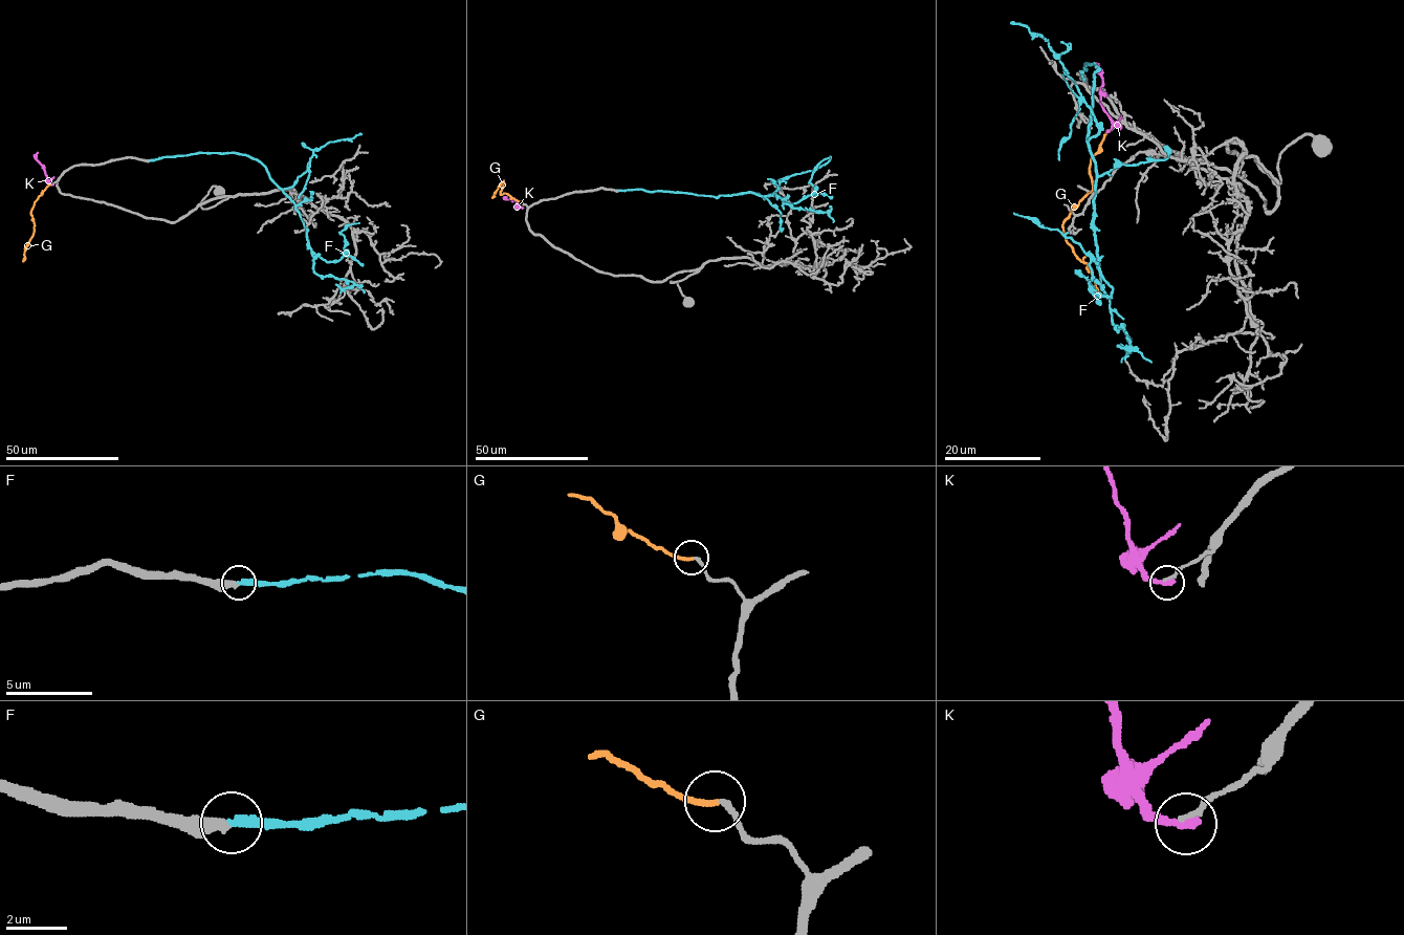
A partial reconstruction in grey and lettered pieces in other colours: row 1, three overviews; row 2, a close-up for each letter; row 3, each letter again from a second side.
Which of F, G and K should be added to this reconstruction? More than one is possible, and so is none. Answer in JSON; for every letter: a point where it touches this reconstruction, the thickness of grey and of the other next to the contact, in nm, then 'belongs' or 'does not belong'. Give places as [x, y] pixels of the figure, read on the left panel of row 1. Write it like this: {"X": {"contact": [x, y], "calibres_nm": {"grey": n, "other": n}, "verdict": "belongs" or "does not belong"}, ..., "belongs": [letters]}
{"F": {"contact": [149, 160], "calibres_nm": {"grey": 460, "other": 280}, "verdict": "does not belong"}, "G": {"contact": [51, 183], "calibres_nm": {"grey": 200, "other": 190}, "verdict": "belongs"}, "K": {"contact": [51, 185], "calibres_nm": {"grey": 200, "other": 280}, "verdict": "does not belong"}, "belongs": ["G"]}

